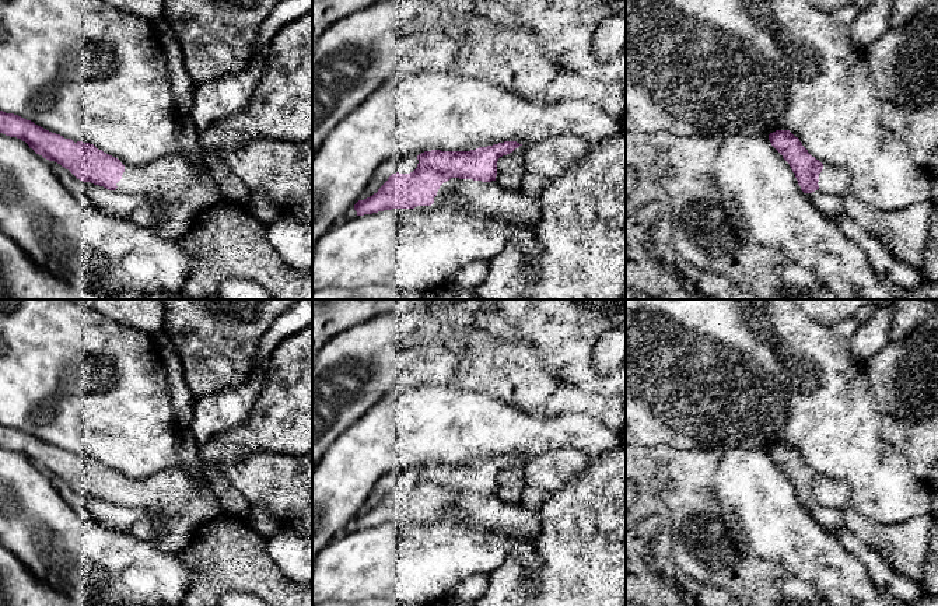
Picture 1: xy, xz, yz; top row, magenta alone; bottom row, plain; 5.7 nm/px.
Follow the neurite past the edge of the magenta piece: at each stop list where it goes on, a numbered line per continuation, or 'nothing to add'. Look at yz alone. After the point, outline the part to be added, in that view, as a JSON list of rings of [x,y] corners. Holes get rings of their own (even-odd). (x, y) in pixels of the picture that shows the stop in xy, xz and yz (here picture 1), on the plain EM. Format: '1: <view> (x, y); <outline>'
nothing to add

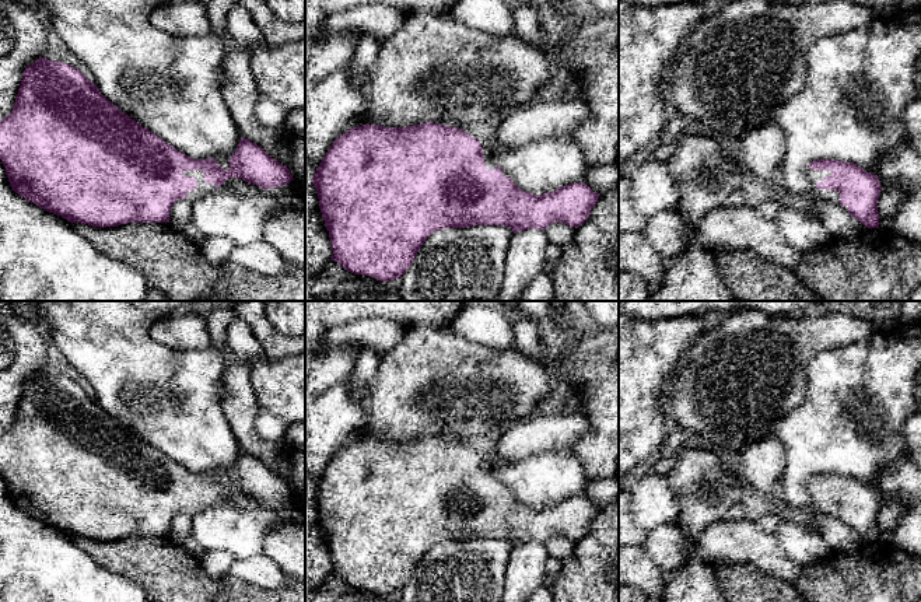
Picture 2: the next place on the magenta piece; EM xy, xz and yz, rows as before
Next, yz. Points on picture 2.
1: yz (813, 489); [[[806,480],[806,490],[812,497],[812,501],[817,505],[817,510],[824,515],[831,515],[834,518],[838,518],[844,524],[847,524],[847,519],[840,518],[840,505],[838,504],[826,504],[826,503],[817,503],[816,497],[823,496],[826,490],[831,489],[831,484],[816,484]]]

